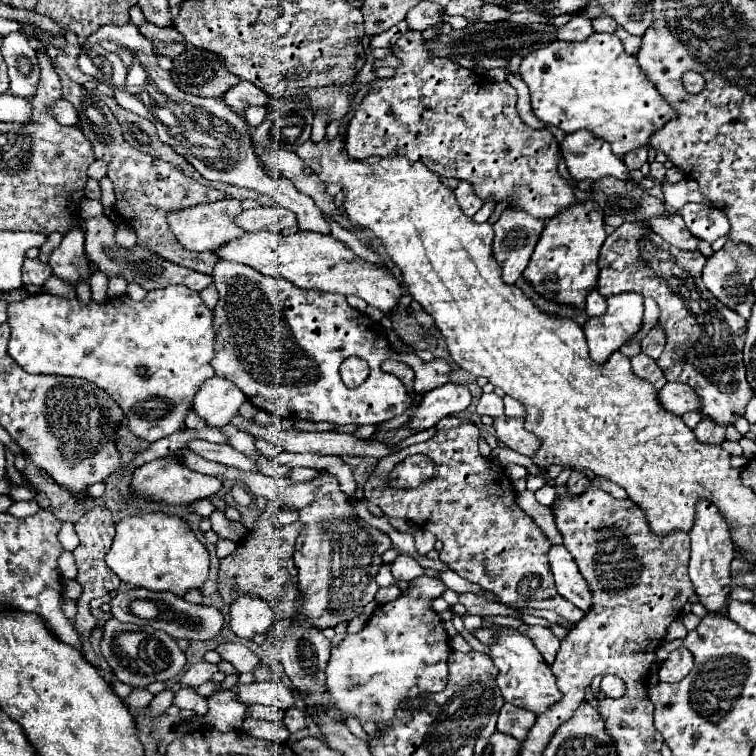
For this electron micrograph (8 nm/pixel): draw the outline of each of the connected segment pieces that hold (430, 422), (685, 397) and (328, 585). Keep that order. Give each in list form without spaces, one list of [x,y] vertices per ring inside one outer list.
[[[448,383],[422,395],[416,411],[410,415],[406,427],[414,431],[432,429],[440,419],[464,411],[472,401],[470,391],[464,385]]]
[[[666,383],[658,391],[658,401],[666,411],[674,415],[684,415],[686,411],[700,411],[698,395],[684,383]]]
[[[184,449],[174,453],[188,469],[214,475],[220,479],[240,479],[256,497],[268,501],[282,501],[282,505],[292,507],[300,515],[302,533],[296,539],[294,563],[298,567],[298,585],[304,593],[304,605],[300,605],[300,617],[308,625],[324,631],[336,627],[338,623],[350,621],[362,613],[362,609],[374,601],[378,585],[376,573],[382,567],[382,553],[392,547],[392,541],[386,533],[376,527],[368,527],[362,519],[356,517],[346,495],[340,491],[340,483],[328,471],[322,471],[320,477],[308,483],[288,483],[282,479],[270,479],[260,473],[244,473],[234,467],[206,461],[204,457]]]

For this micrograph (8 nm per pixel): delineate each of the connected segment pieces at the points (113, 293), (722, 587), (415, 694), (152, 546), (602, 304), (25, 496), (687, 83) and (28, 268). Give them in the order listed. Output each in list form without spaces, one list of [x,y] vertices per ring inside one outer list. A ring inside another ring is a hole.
[[[111,277],[109,279],[107,296],[108,298],[120,297],[126,294],[127,283],[123,277]]]
[[[700,501],[696,507],[696,521],[690,531],[692,539],[692,555],[690,555],[690,579],[694,583],[694,591],[698,601],[706,607],[708,613],[720,613],[724,609],[724,601],[732,591],[732,577],[730,577],[730,563],[734,559],[734,545],[730,539],[730,531],[718,509],[708,503]]]
[[[420,575],[416,581],[408,583],[408,589],[394,601],[378,605],[368,625],[356,633],[346,635],[346,639],[332,649],[330,663],[326,667],[328,675],[328,693],[336,699],[336,707],[344,711],[344,715],[354,713],[358,721],[388,721],[394,717],[396,709],[404,703],[408,703],[412,709],[424,705],[424,697],[430,693],[438,693],[446,687],[448,681],[448,635],[444,629],[442,619],[432,609],[432,599],[440,597],[446,591],[446,585],[430,575]]]
[[[164,513],[130,515],[116,523],[116,537],[106,555],[106,565],[124,581],[148,591],[168,591],[182,597],[186,591],[200,589],[208,579],[208,551],[194,537],[190,527]]]
[[[592,291],[586,299],[586,313],[590,317],[598,317],[598,315],[604,315],[606,313],[606,297],[602,297],[598,291]]]
[[[10,481],[10,493],[8,495],[10,495],[12,501],[28,501],[28,499],[34,499],[34,493],[30,489],[20,487],[20,485],[12,483],[12,481]]]
[[[686,73],[684,75],[684,87],[688,93],[700,93],[704,89],[704,79],[700,73]]]
[[[26,259],[22,267],[22,283],[24,285],[44,285],[44,281],[52,275],[52,269],[38,261],[38,259]]]

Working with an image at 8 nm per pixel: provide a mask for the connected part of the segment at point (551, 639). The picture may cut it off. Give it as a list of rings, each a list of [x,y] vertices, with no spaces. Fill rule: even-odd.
[[[528,627],[526,637],[532,639],[532,643],[536,645],[536,649],[538,649],[538,651],[542,653],[542,657],[546,659],[546,663],[552,665],[554,659],[556,659],[558,647],[560,647],[558,637],[556,637],[550,629],[546,629],[546,627]]]

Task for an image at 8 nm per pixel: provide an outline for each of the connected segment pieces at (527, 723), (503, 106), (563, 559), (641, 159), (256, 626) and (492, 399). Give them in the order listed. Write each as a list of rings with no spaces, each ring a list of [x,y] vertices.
[[[506,703],[498,715],[498,731],[512,735],[514,739],[518,739],[522,743],[528,737],[528,731],[532,729],[534,721],[536,721],[534,713]]]
[[[406,31],[392,47],[392,55],[400,59],[394,77],[374,79],[368,85],[368,93],[356,107],[348,125],[346,151],[352,157],[364,159],[370,155],[404,155],[410,161],[424,163],[440,177],[454,177],[472,183],[474,193],[482,201],[508,201],[508,207],[524,209],[532,217],[544,221],[552,219],[552,215],[560,213],[564,207],[578,203],[568,181],[558,175],[558,141],[548,129],[532,129],[524,125],[516,109],[516,89],[508,81],[488,81],[486,75],[464,69],[450,59],[432,55],[426,49],[420,31]]]
[[[554,545],[548,551],[548,559],[556,579],[558,593],[564,595],[568,601],[572,601],[576,607],[580,607],[584,613],[588,613],[592,605],[592,591],[588,589],[584,577],[580,577],[578,565],[568,553],[568,549],[564,545]]]
[[[636,149],[634,153],[628,153],[626,157],[624,157],[624,163],[626,163],[626,167],[632,171],[632,169],[640,169],[644,163],[646,163],[646,153],[648,153],[648,149]]]
[[[242,595],[236,599],[236,603],[232,603],[230,607],[230,629],[234,631],[236,637],[240,639],[252,639],[254,635],[264,635],[270,631],[270,625],[274,623],[274,611],[270,609],[270,605],[266,601],[262,601],[260,597],[250,597],[250,595]]]
[[[484,393],[480,397],[480,403],[478,403],[476,411],[478,411],[480,417],[488,415],[488,417],[496,419],[496,417],[504,415],[504,403],[502,403],[502,399],[496,393]]]

